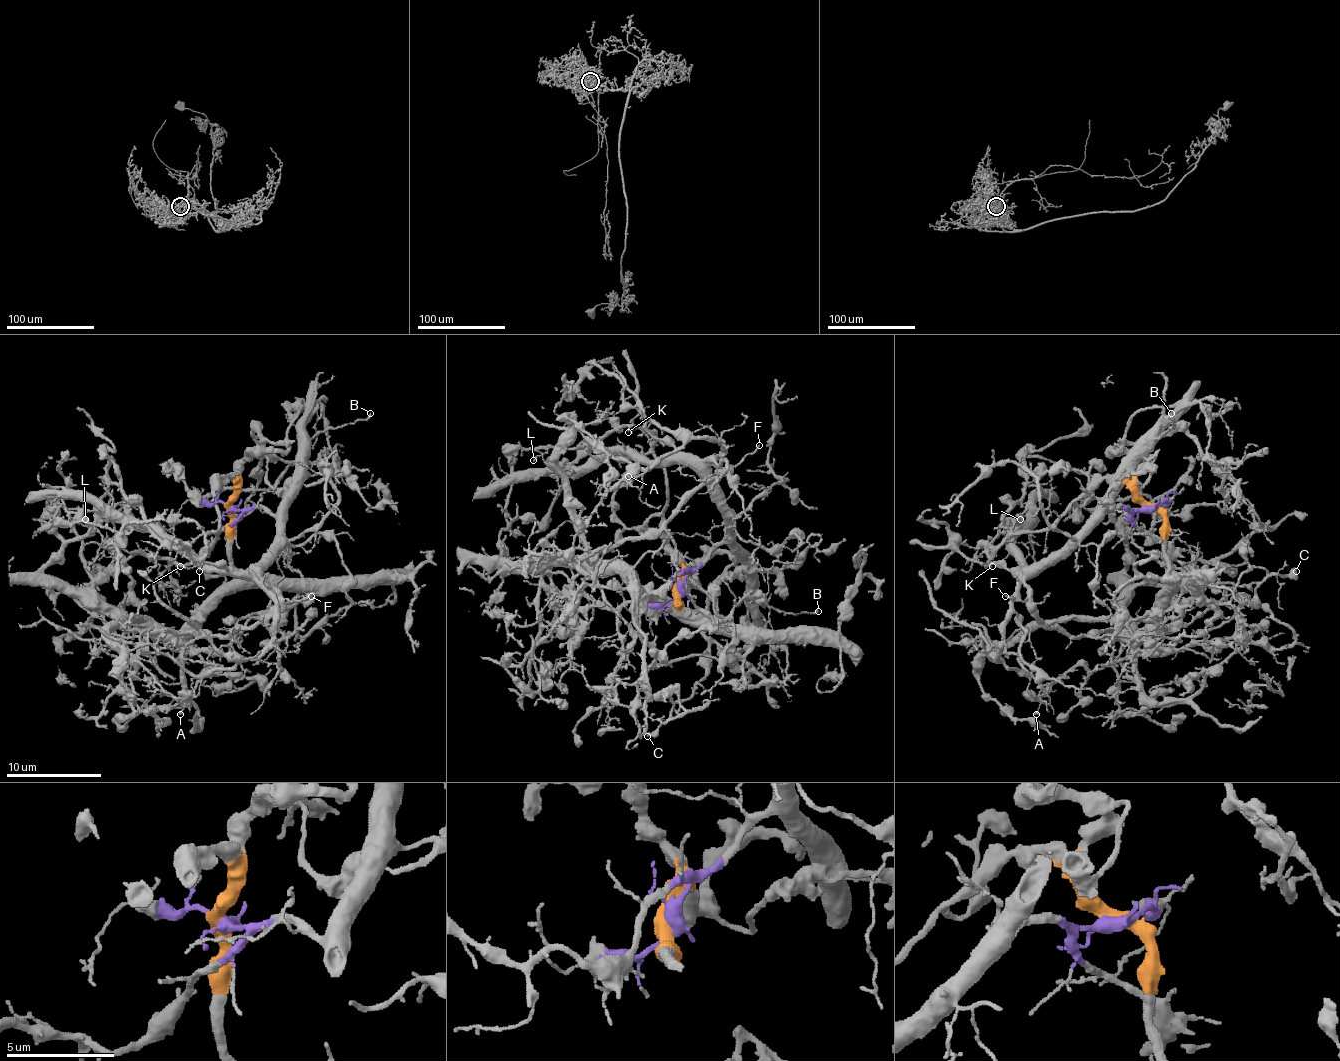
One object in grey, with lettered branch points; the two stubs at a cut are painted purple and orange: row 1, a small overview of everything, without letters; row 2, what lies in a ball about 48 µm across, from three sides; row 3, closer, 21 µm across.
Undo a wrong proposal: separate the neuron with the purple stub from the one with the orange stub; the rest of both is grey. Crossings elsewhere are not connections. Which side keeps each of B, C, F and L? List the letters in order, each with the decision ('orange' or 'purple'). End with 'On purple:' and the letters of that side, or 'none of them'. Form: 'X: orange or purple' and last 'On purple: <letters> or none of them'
B: purple
C: orange
F: purple
L: orange
On purple: B, F

